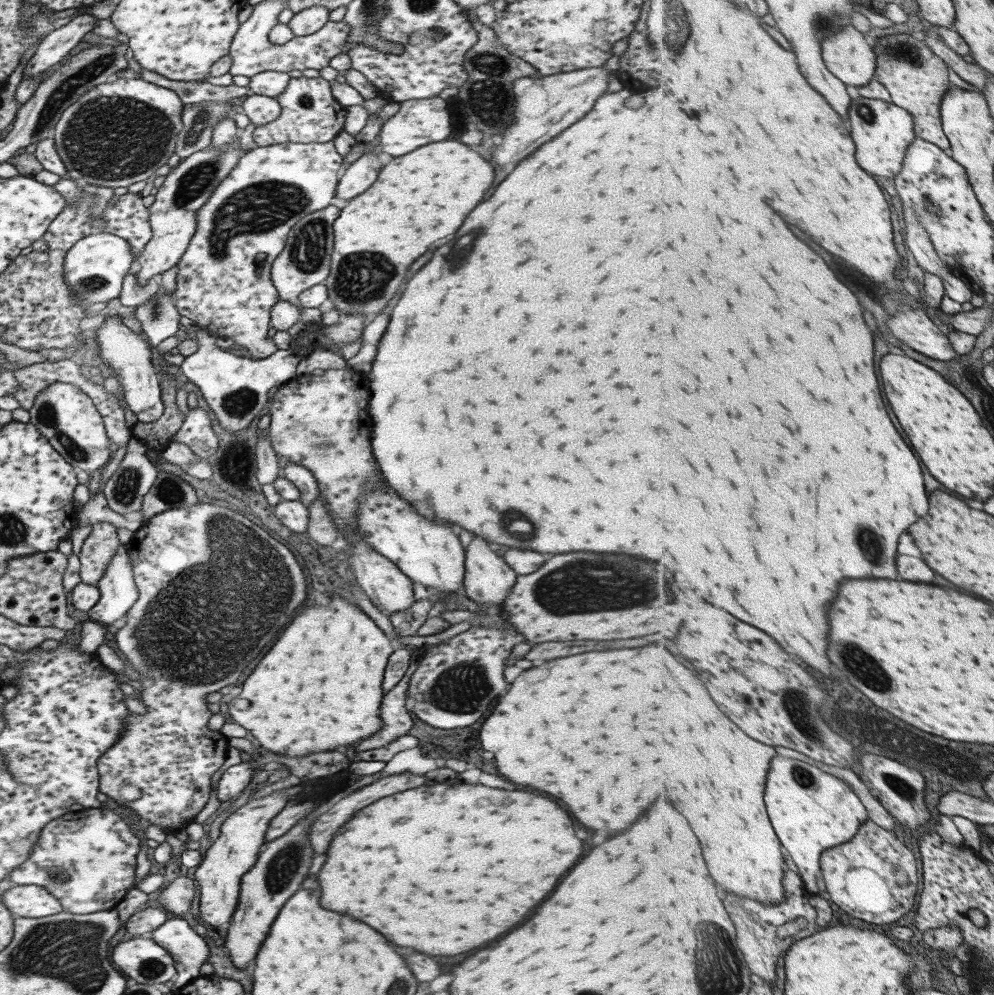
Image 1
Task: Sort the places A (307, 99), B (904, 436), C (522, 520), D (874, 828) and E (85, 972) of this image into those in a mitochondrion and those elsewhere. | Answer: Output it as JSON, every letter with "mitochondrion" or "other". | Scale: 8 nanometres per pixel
{"A":"mitochondrion","B":"other","C":"mitochondrion","D":"other","E":"mitochondrion"}

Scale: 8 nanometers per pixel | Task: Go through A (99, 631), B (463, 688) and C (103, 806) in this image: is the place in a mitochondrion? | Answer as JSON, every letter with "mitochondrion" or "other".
{"A":"other","B":"mitochondrion","C":"other"}

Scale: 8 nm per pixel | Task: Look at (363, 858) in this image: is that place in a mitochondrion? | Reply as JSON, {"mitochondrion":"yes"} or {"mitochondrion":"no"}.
{"mitochondrion":"no"}

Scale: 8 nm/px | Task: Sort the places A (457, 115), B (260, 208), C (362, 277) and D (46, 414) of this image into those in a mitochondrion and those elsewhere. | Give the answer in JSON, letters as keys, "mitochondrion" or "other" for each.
{"A":"mitochondrion","B":"mitochondrion","C":"mitochondrion","D":"mitochondrion"}

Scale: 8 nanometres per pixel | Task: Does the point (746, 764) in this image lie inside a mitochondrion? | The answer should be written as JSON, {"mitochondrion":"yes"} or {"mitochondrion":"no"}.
{"mitochondrion":"no"}

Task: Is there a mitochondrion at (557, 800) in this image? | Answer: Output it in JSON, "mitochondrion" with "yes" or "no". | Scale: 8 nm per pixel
{"mitochondrion":"no"}

